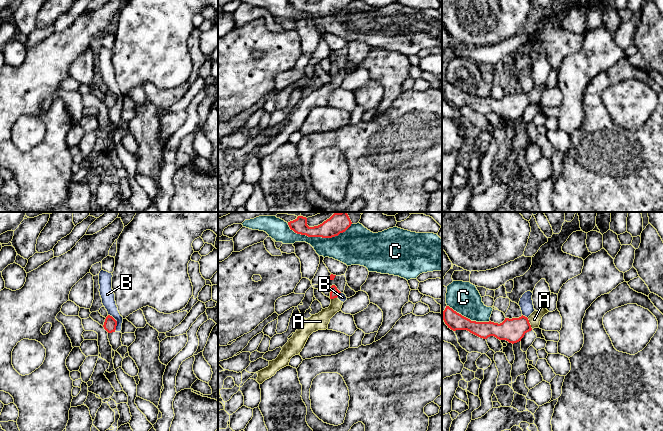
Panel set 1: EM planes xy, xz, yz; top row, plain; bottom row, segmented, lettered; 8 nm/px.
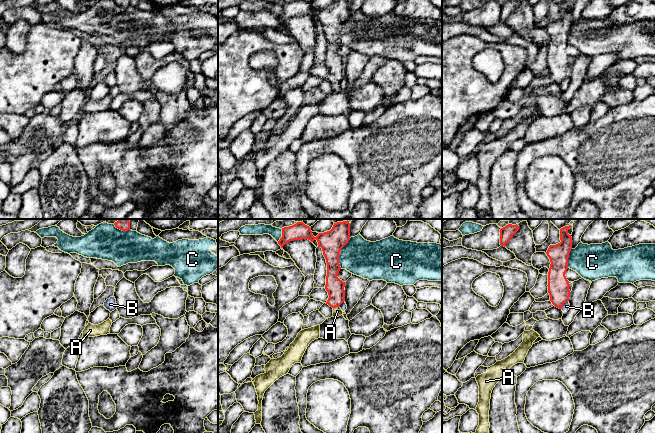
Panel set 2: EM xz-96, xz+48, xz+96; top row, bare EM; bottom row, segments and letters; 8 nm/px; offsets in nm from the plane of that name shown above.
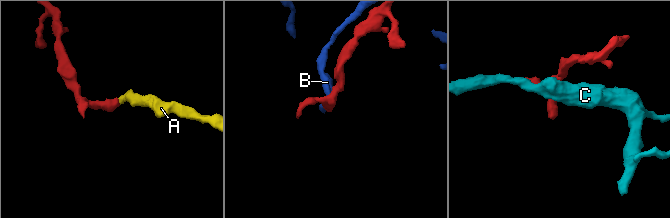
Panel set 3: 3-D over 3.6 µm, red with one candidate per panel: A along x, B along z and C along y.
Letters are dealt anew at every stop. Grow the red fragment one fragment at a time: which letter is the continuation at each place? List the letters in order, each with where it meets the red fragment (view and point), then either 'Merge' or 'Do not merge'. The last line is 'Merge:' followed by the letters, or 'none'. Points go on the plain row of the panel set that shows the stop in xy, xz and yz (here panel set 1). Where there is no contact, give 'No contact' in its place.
A: Touches red at yz (529, 99). Merge
B: Touches red at xy (116, 98). Do not merge
C: Touches red at xz (319, 12). Do not merge
Merge: A

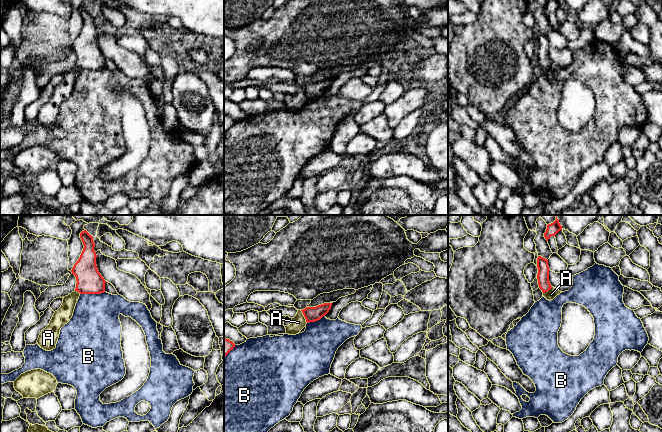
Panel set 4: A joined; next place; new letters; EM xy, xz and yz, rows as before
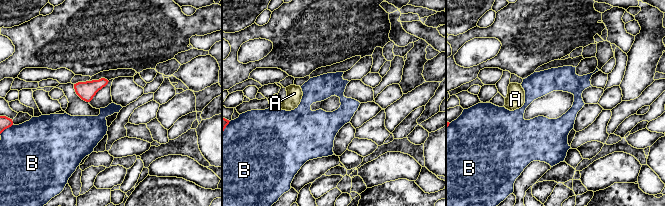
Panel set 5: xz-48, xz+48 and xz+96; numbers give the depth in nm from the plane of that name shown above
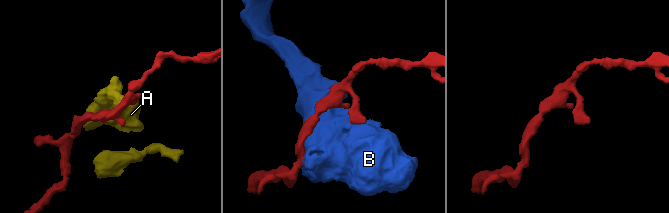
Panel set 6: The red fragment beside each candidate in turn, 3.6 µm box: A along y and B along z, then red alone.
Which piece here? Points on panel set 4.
A: Touches red at xz (304, 92). Do not merge
B: Touches red at xy (92, 69). Do not merge
Merge: none

